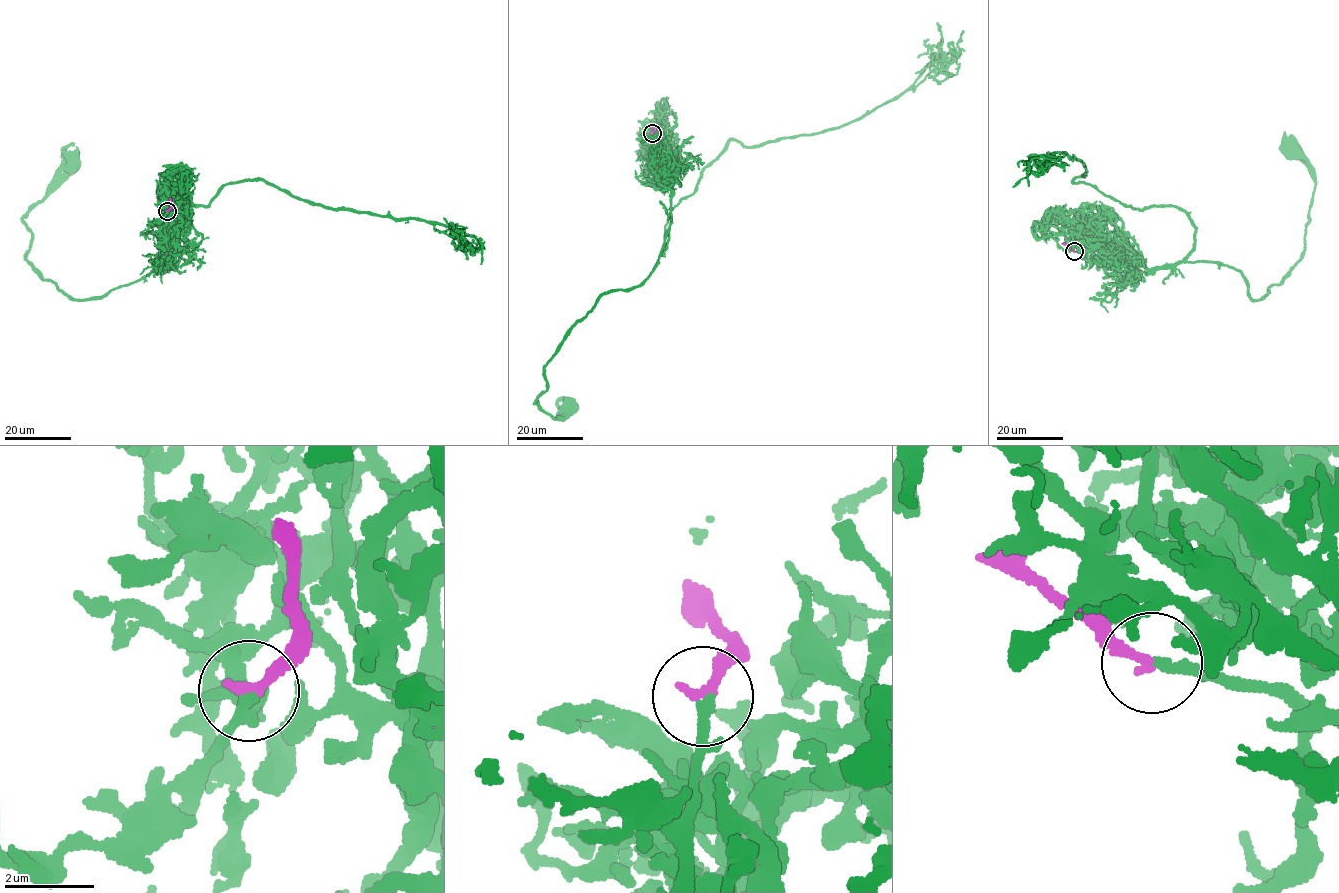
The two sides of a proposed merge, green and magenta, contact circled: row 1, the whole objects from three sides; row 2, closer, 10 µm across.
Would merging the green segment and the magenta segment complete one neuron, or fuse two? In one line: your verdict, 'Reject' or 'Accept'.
Accept

